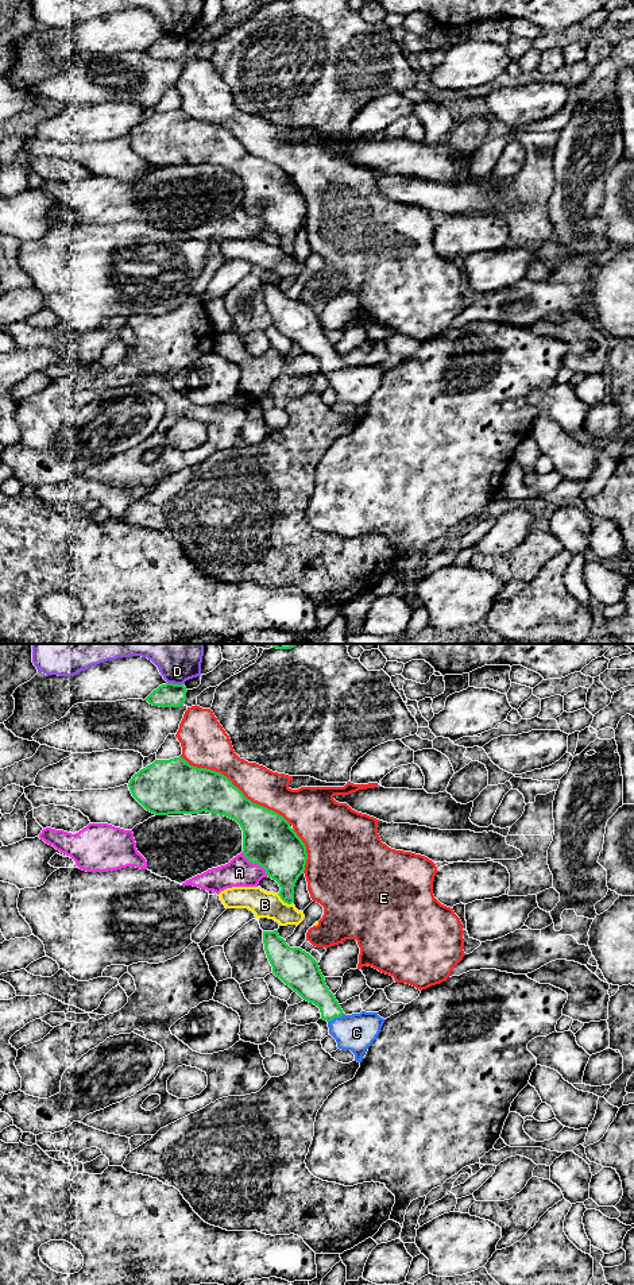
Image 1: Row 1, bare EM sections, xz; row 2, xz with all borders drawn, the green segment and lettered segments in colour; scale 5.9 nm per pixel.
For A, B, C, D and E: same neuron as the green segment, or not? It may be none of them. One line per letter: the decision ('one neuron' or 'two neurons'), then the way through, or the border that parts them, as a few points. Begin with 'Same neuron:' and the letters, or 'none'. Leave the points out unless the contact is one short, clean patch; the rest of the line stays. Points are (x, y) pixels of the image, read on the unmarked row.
Same neuron: C
A: two neurons
B: two neurons | along xz (277, 246), (285, 254), (293, 255)
C: one neuron | across xz (309, 336), (327, 354), (336, 369), (352, 385), (356, 385)
D: two neurons
E: two neurons

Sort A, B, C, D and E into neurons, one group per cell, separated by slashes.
A / B / C / D / E

